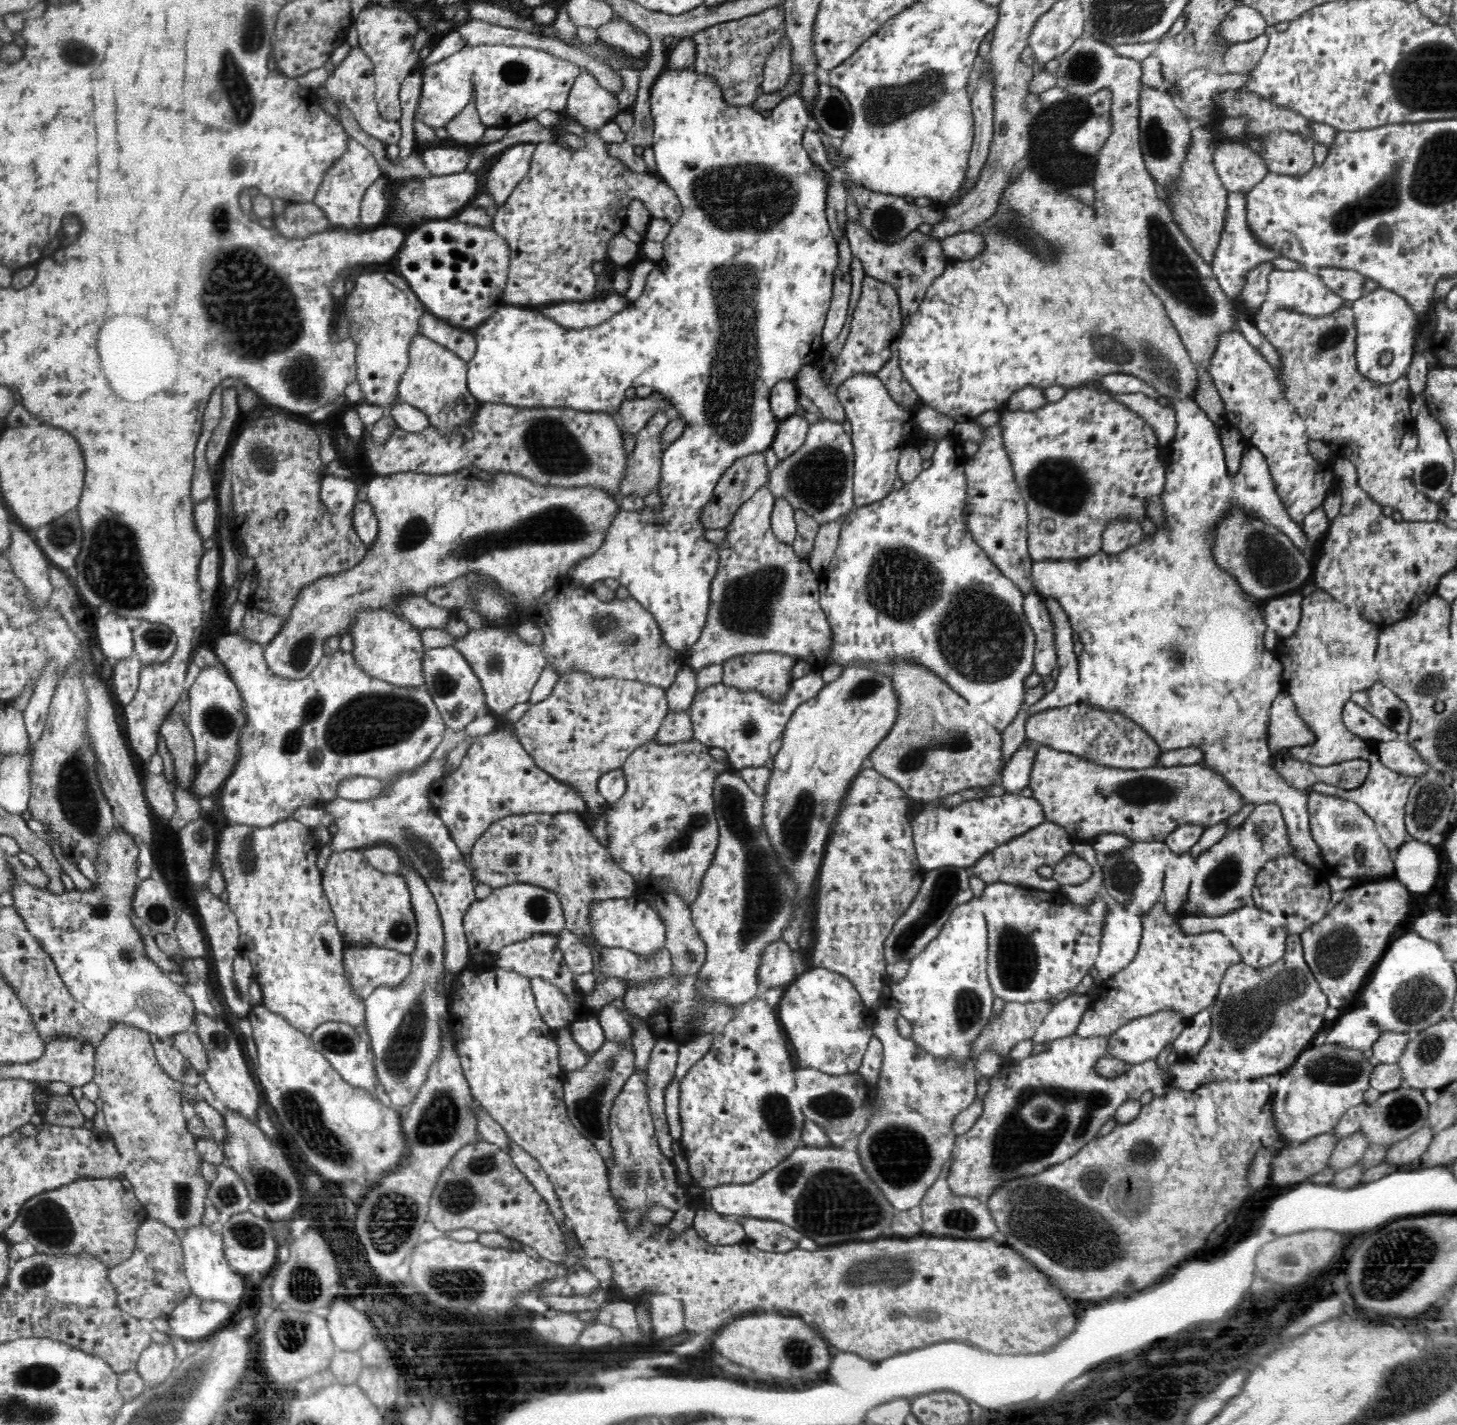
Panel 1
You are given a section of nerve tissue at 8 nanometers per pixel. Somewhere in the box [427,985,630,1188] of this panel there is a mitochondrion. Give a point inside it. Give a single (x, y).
(588, 1109)

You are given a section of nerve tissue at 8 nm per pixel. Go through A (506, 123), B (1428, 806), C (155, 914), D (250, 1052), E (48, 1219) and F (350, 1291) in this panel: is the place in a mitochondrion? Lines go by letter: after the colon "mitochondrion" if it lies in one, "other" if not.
A: other
B: mitochondrion
C: mitochondrion
D: other
E: mitochondrion
F: other

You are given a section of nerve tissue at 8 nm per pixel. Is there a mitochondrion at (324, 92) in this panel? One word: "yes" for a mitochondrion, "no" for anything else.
no

